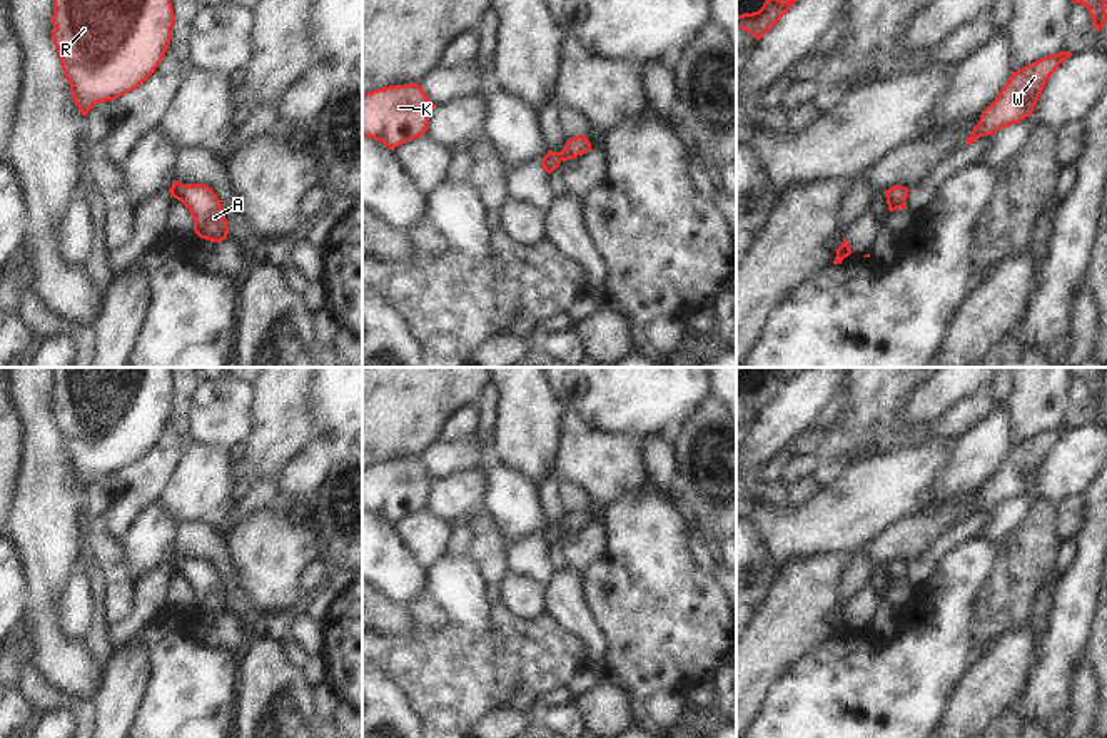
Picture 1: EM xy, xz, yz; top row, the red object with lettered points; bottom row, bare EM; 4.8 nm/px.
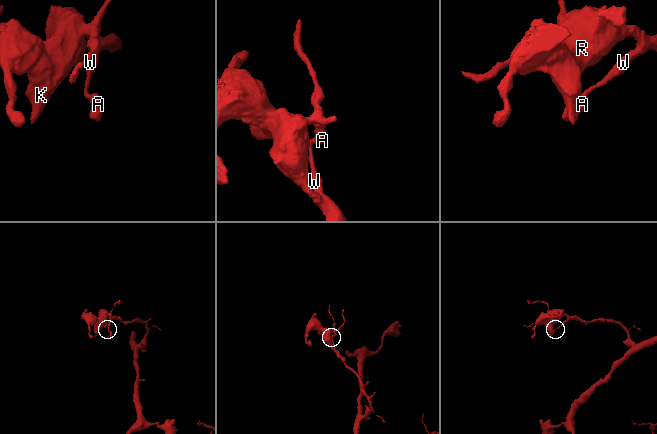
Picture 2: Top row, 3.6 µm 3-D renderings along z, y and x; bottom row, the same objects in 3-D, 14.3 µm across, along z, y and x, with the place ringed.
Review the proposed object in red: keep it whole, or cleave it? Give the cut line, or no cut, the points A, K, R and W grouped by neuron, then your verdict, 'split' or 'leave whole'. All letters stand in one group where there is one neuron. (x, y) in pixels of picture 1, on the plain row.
no cut; A K R W; leave whole

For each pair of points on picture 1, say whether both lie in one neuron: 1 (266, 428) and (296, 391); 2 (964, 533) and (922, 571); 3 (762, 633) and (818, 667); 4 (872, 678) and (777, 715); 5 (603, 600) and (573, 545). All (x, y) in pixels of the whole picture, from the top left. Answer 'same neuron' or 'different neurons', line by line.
1: same neuron
2: same neuron
3: different neurons
4: same neuron
5: different neurons

